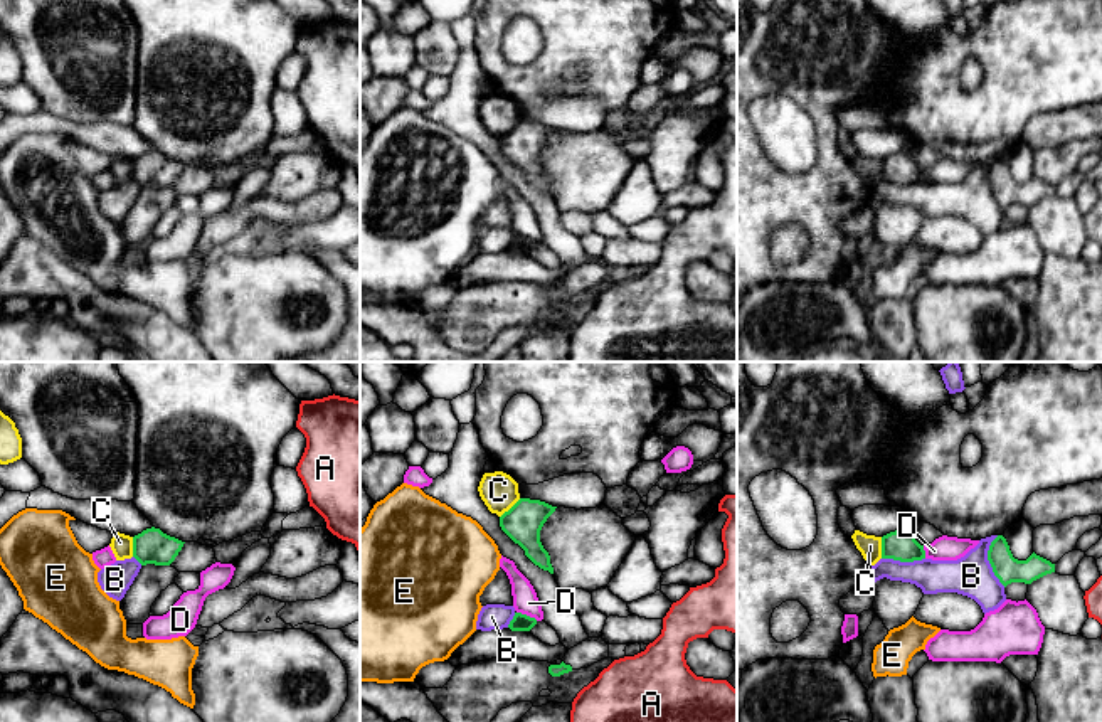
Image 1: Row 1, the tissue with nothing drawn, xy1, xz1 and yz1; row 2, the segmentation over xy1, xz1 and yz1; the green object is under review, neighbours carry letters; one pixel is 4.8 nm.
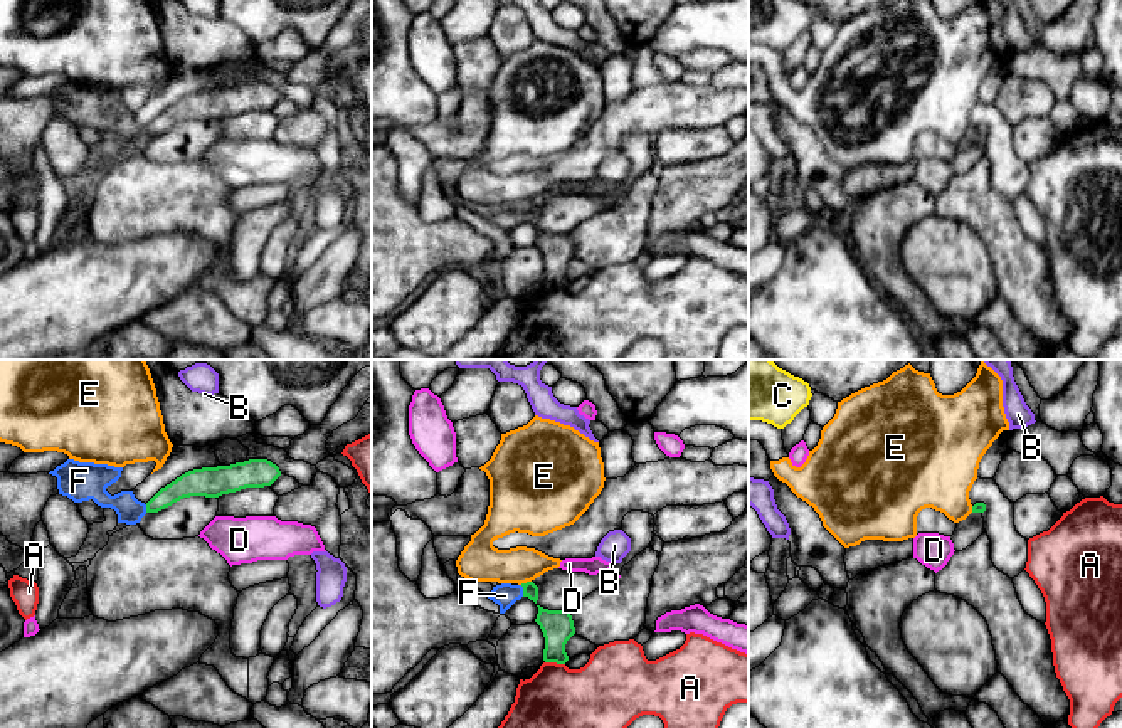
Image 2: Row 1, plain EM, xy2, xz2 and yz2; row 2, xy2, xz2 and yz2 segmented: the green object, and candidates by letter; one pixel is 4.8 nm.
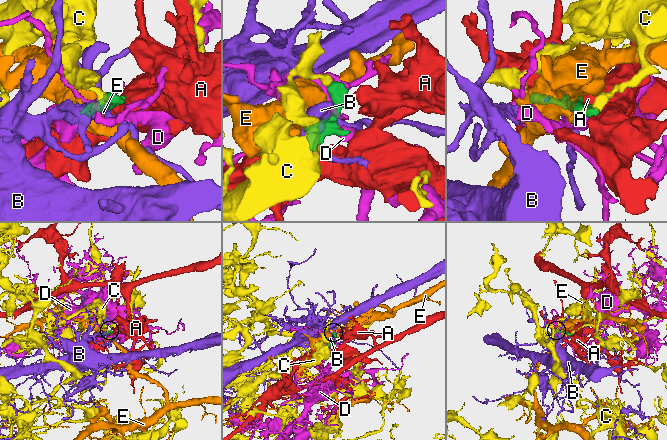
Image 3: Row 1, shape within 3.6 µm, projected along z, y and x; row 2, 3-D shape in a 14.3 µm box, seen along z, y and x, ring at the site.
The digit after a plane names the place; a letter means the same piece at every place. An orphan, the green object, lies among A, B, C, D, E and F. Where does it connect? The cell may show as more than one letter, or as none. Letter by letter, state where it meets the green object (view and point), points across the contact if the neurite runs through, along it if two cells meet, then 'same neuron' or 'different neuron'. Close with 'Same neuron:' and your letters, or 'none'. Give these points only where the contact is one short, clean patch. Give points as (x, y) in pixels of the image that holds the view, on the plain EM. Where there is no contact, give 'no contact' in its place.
A: xz2 (555, 284) | along xz2 (545, 284), (564, 288) | different neuron
B: yz1 (988, 182) | different neuron
C: yz1 (882, 170) | along yz1 (880, 160), (882, 180) | different neuron
D: xz1 (527, 239) | different neuron
E: xz2 (527, 205) | along xz2 (530, 204), (520, 207) | different neuron
F: xz2 (523, 214) | across xz2 (530, 214), (523, 214), (505, 219) | same neuron
Same neuron: F

